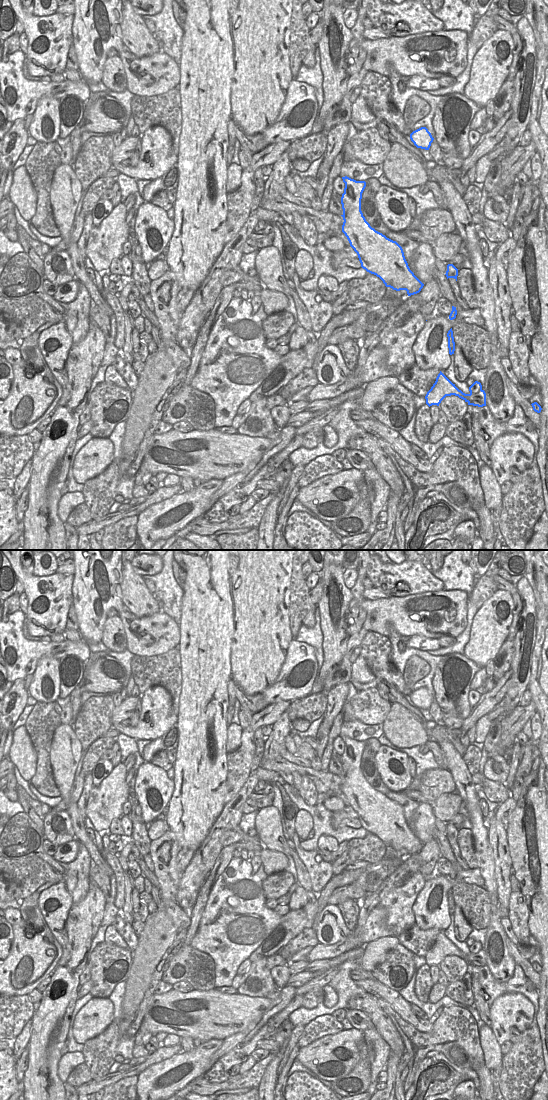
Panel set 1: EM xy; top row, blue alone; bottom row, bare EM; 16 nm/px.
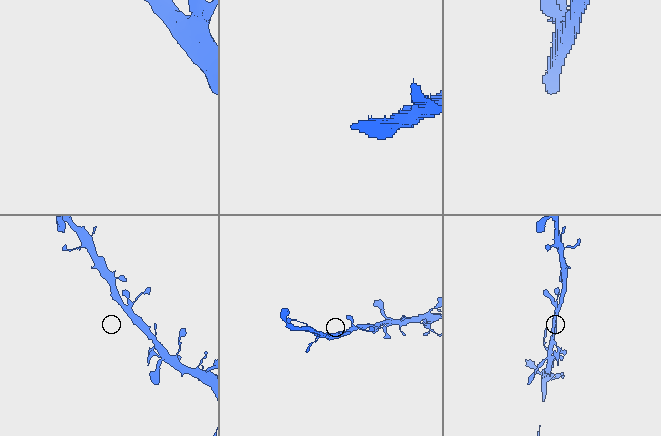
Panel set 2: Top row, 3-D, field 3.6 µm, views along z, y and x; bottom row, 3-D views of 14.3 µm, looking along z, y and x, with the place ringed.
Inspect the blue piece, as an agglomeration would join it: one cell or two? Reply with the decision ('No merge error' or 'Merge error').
No merge error.

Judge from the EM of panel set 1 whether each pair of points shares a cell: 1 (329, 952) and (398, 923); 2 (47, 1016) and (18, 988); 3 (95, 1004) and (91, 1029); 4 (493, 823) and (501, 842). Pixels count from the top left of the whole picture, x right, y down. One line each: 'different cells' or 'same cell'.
1: different cells
2: different cells
3: same cell
4: same cell

